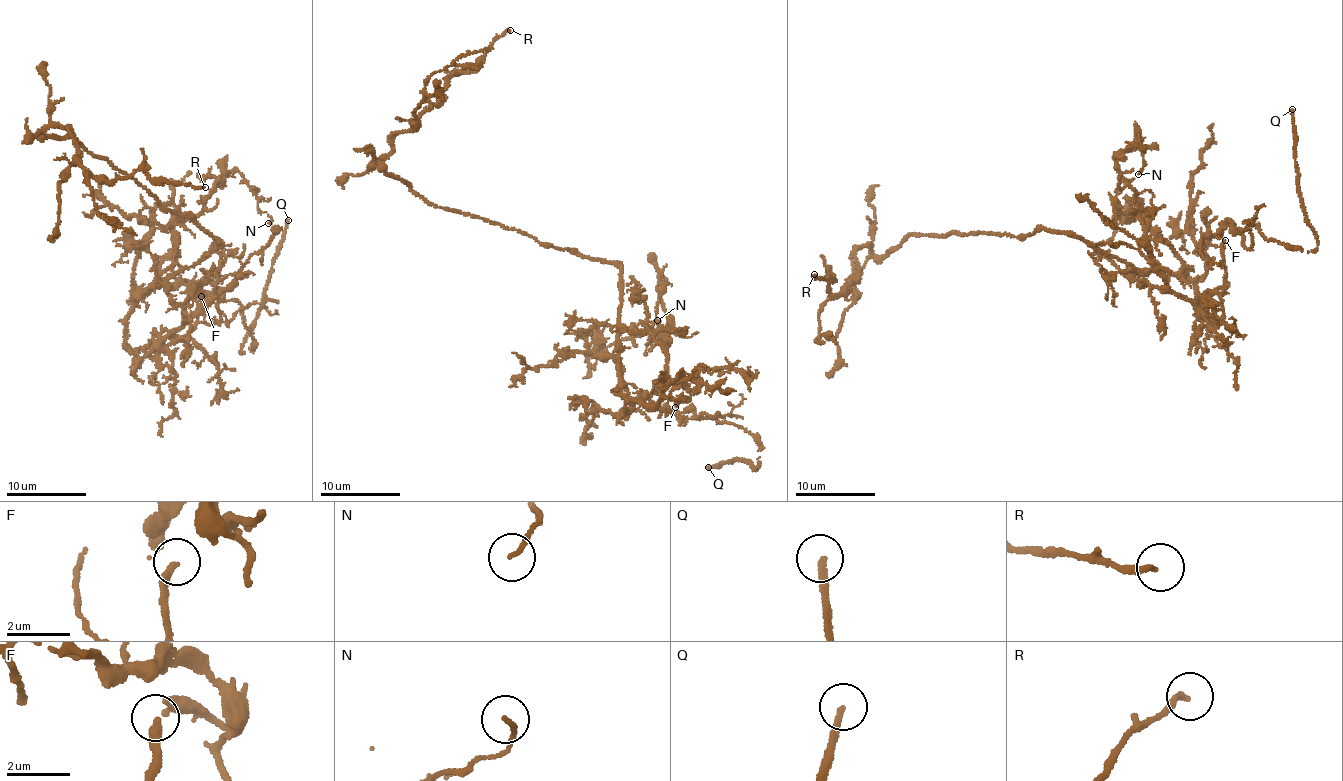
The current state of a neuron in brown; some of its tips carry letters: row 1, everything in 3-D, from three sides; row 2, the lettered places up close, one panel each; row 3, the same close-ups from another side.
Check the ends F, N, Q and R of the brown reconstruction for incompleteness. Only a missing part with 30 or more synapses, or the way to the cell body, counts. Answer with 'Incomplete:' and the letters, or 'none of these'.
Incomplete: Q

